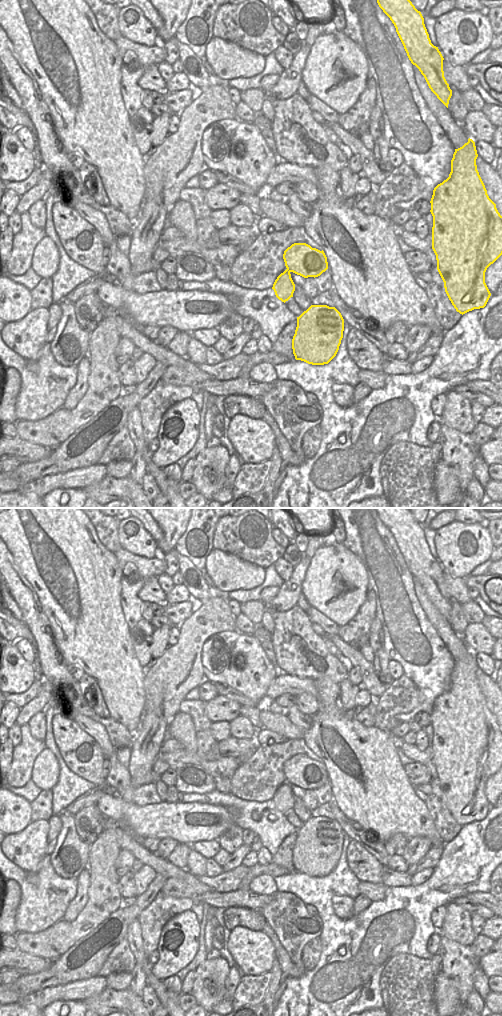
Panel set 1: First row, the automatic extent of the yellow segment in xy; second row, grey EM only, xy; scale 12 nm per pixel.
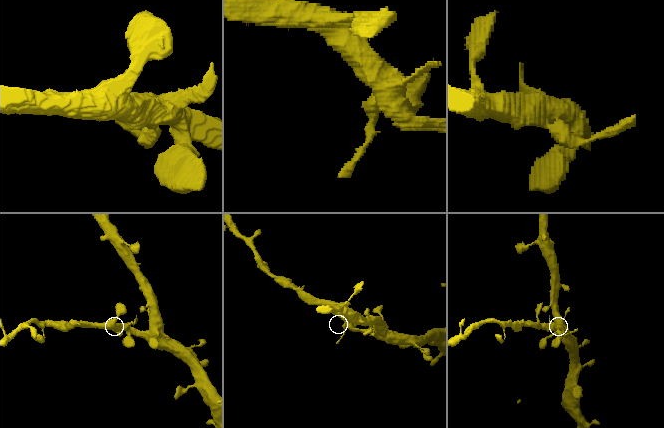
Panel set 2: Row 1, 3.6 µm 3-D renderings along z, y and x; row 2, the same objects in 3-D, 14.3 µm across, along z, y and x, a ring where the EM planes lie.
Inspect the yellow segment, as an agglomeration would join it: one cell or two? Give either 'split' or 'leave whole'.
leave whole

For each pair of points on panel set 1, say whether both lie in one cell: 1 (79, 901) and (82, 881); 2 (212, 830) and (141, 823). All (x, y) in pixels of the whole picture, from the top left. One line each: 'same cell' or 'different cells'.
1: same cell
2: same cell

